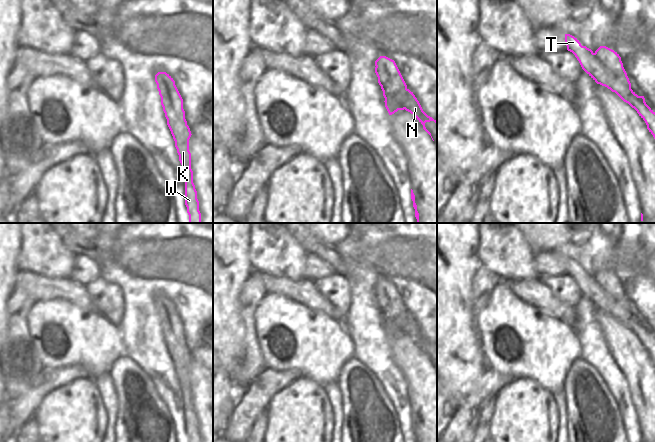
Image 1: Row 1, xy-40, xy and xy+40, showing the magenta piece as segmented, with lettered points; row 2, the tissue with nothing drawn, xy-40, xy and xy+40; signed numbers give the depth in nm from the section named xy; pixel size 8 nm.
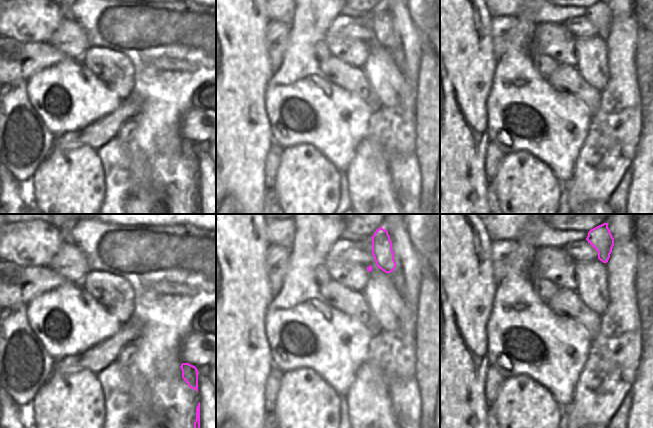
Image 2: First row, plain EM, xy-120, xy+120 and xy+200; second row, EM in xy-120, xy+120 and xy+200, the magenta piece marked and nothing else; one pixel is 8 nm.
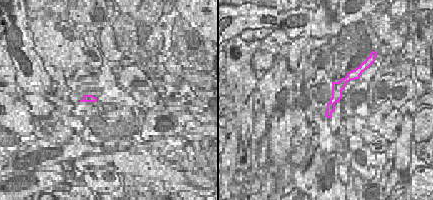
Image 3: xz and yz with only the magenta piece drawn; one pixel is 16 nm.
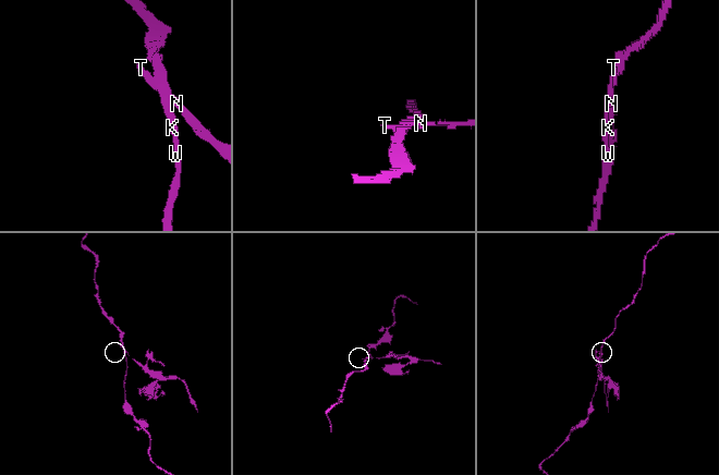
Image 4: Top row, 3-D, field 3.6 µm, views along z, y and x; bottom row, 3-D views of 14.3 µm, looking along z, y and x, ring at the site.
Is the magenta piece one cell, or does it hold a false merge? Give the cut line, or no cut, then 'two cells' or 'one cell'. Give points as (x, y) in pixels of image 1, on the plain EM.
xy+40 (593, 277), (604, 293), (630, 312) | two cells

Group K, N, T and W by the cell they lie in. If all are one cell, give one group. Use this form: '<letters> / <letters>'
K W / N T

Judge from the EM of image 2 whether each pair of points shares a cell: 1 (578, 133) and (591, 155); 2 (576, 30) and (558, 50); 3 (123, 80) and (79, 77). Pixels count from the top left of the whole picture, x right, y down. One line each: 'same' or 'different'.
1: different
2: different
3: different

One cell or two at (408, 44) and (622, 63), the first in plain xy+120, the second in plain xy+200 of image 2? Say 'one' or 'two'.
one

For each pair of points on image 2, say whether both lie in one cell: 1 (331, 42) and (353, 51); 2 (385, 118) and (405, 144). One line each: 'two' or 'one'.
1: one
2: one

